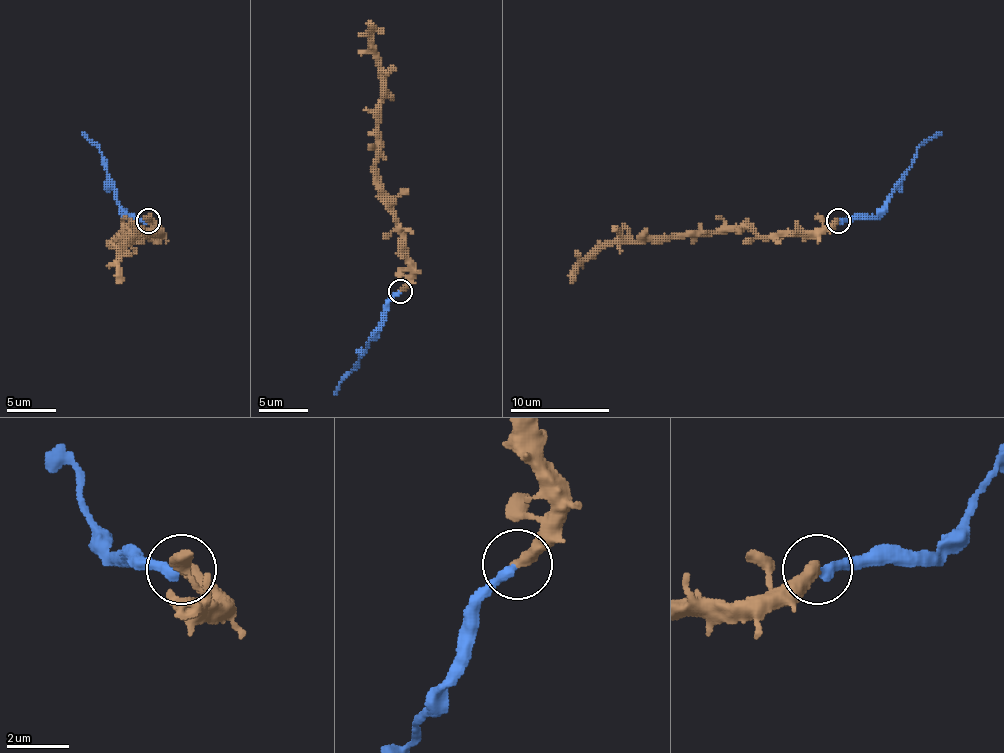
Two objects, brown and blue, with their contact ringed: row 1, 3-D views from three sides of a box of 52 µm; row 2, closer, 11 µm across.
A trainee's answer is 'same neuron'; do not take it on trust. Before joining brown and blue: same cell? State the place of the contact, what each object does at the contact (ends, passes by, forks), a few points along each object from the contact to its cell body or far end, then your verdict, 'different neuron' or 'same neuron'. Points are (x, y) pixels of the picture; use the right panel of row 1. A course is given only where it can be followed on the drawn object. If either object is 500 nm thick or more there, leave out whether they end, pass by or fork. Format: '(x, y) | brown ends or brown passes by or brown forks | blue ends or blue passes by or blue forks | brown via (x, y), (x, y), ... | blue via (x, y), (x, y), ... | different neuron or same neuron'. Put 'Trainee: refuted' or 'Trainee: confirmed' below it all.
(838, 220) | brown ends | blue ends | brown via (837, 221), (820, 231), (771, 236), (724, 229), (607, 241), (580, 263), (570, 283) | blue via (837, 221), (872, 219), (911, 164), (916, 149), (941, 132) | different neuron
Trainee: refuted

